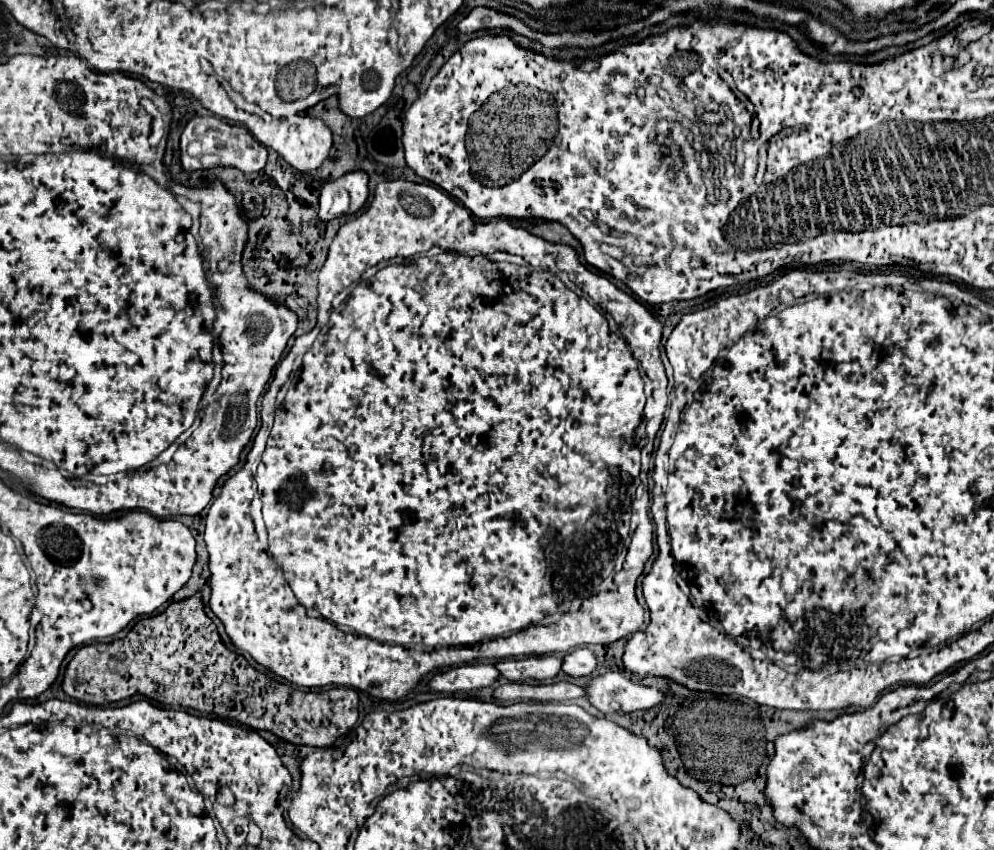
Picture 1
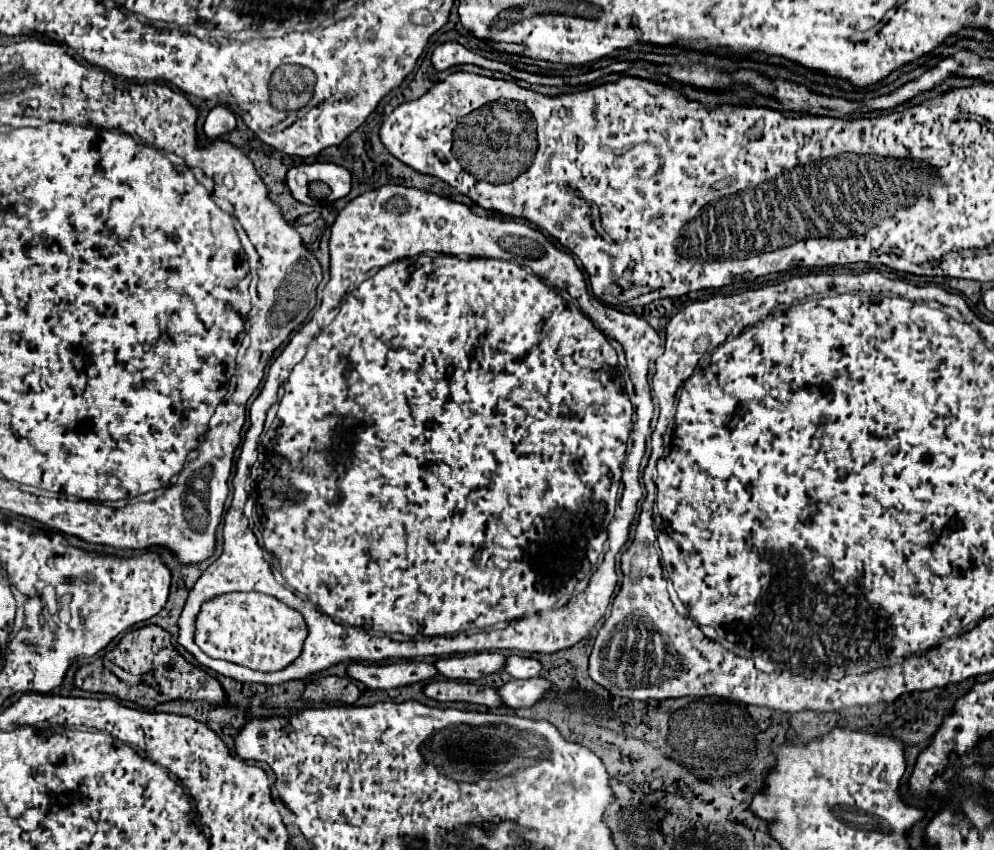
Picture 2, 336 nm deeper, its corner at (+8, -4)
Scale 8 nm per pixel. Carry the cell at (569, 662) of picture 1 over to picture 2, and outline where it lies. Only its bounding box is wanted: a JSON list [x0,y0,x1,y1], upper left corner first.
[504,656,542,678]

